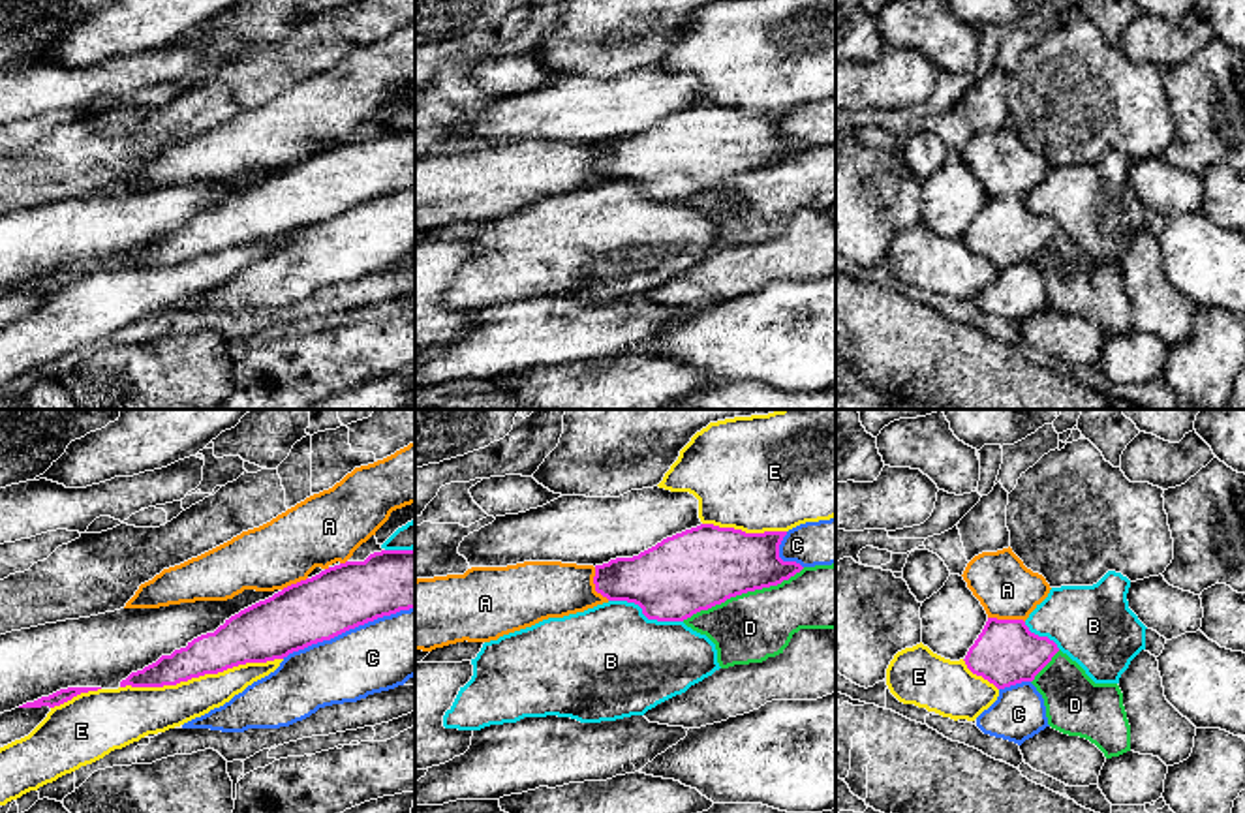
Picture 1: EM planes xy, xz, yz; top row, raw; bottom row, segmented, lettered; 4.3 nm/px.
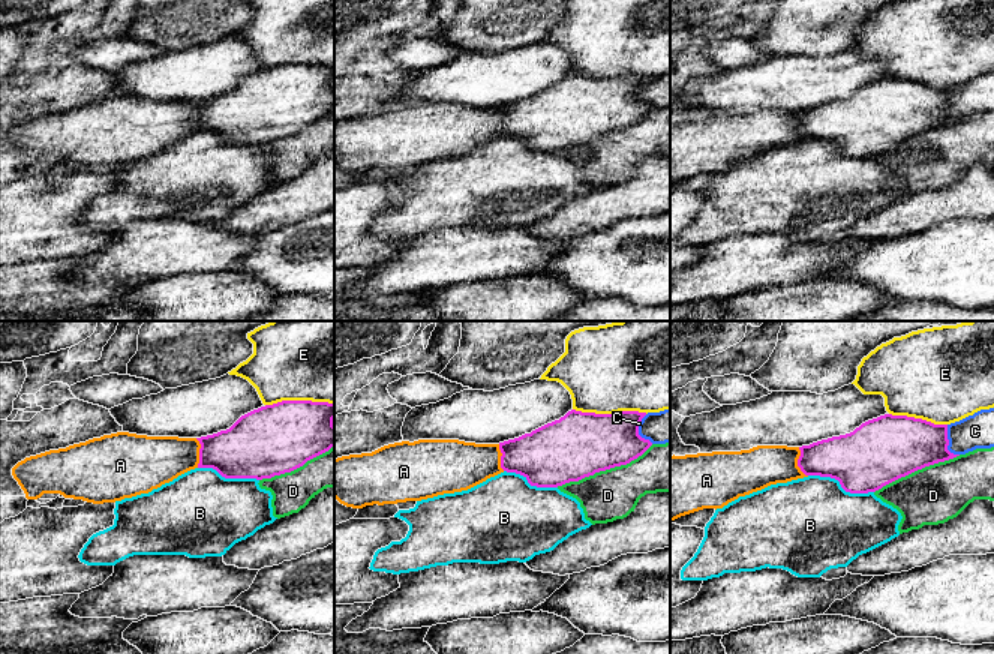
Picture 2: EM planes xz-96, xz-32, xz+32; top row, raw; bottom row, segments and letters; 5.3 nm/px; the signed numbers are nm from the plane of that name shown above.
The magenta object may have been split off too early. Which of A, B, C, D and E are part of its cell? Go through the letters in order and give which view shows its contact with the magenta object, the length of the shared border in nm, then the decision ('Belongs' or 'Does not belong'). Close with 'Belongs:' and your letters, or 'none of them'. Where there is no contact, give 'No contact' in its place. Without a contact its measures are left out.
A: Touches magenta in xz. Shared border 160 nm. Does not belong
B: Touches magenta in xz. Shared border 340 nm. Does not belong
C: Touches magenta in xy. Shared border 600 nm. Does not belong
D: Touches magenta in xz. Shared border 550 nm. Does not belong
E: Touches magenta in xy. Shared border 700 nm. Does not belong
Belongs: none of them

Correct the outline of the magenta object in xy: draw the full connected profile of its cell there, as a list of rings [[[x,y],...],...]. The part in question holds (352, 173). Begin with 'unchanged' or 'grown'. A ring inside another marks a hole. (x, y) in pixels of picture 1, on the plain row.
unchanged | [[[415,128],[381,130],[300,160],[225,199],[214,212],[131,252],[120,267],[163,267],[312,223],[415,188]]]

